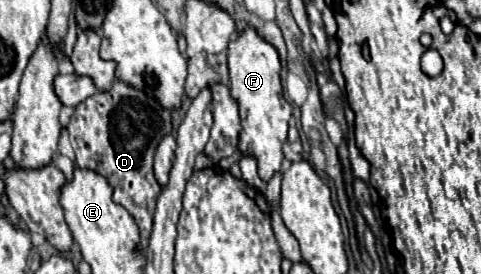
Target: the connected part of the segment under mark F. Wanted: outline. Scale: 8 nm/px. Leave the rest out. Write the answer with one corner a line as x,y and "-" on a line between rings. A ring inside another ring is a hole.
247,26
243,32
235,36
235,40
227,46
227,60
229,60
229,74
231,74
231,94
239,102
239,114
243,132
239,136
239,150
235,156
224,158
219,167
228,170
231,165
238,163
243,154
251,154
259,162
259,176
269,182
269,178
281,170
283,152
281,144
287,140
287,124
291,118
291,104
283,98
281,88
281,62
277,48
263,40
259,32

